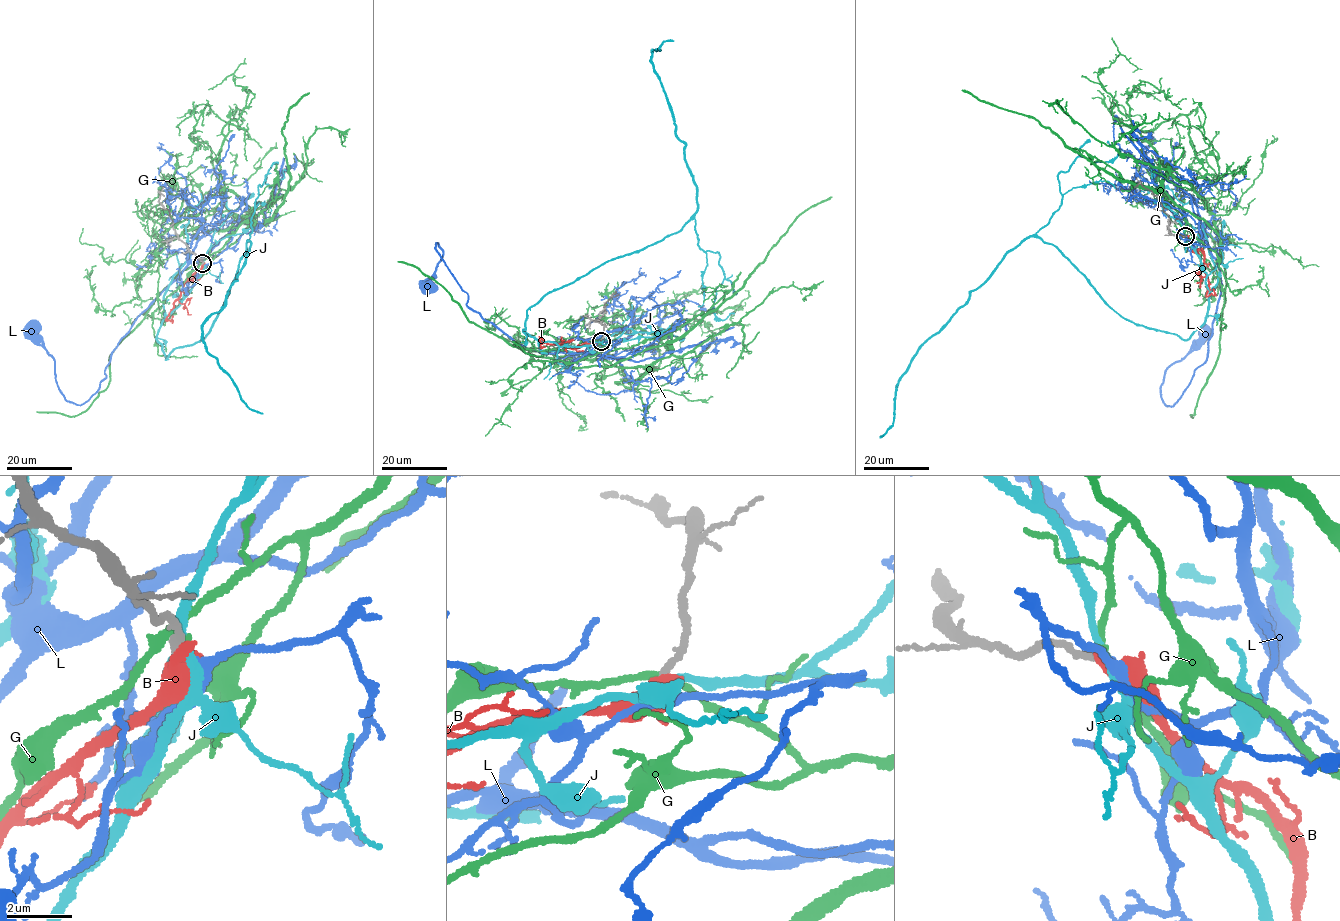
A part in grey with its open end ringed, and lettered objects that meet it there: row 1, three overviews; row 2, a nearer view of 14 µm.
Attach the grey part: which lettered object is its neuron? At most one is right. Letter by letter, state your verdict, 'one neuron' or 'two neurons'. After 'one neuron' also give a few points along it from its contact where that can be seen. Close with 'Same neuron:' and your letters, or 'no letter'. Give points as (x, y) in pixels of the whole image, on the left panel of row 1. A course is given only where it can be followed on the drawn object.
B: two neurons
G: two neurons
J: two neurons
L: two neurons
Same neuron: no letter

